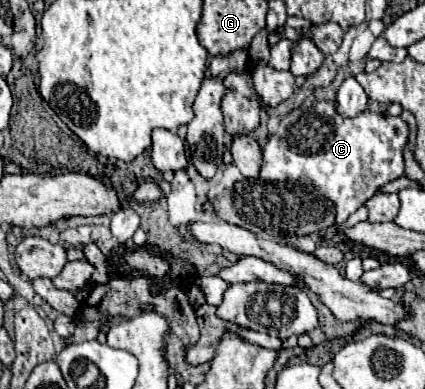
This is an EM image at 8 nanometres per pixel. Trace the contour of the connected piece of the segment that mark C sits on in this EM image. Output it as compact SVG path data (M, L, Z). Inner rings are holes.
M316 102L314 106L306 110L294 108L286 118L282 118L278 130L270 134L268 144L262 152L264 162L260 168L260 178L270 180L270 182L292 180L292 182L314 186L324 198L334 202L336 224L344 224L348 216L356 208L360 208L360 204L370 200L382 184L404 176L402 148L406 140L408 140L408 126L400 116L388 118L382 112L366 110L356 118L344 118L334 110L334 102Z

